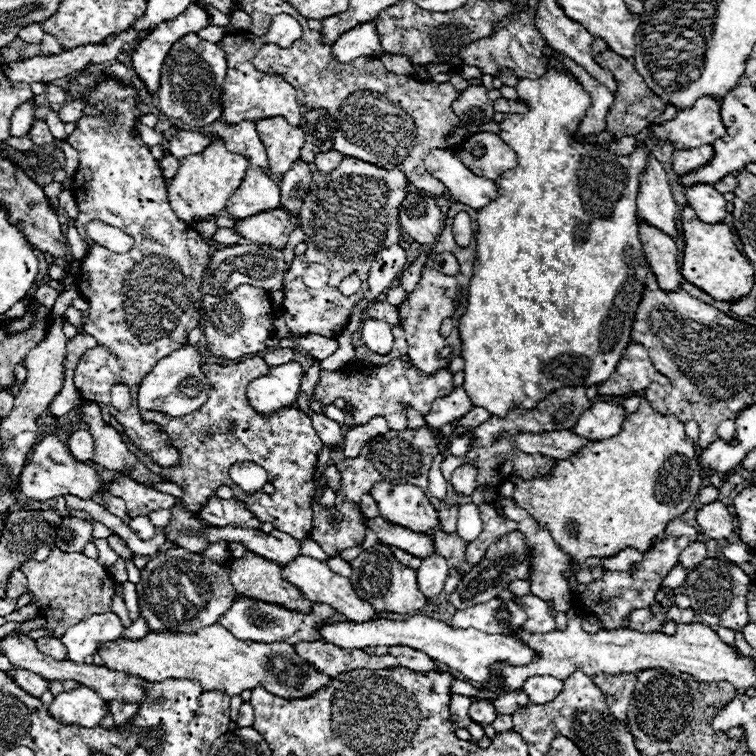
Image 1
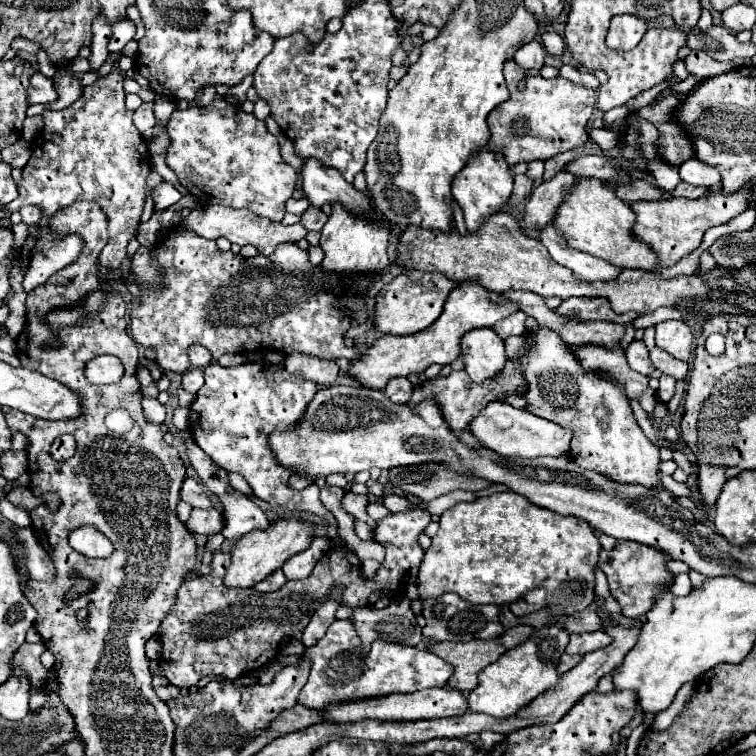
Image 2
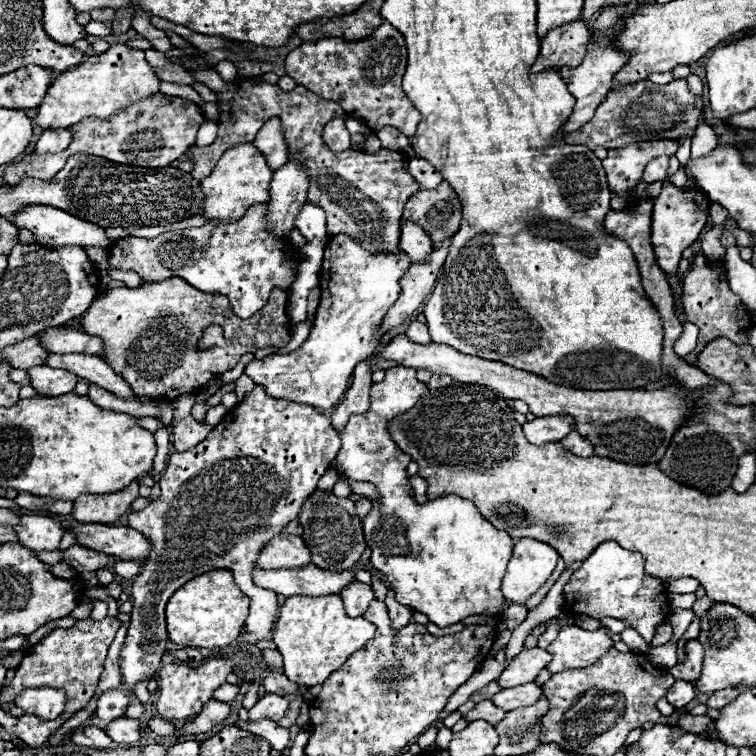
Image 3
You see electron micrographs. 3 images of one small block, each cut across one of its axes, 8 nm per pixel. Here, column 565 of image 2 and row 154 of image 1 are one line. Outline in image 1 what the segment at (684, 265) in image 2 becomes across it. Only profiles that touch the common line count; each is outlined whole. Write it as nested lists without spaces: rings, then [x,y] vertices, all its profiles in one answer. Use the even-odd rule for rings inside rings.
[[[212,140],[212,144],[202,152],[194,156],[186,156],[180,160],[180,168],[172,180],[168,180],[168,200],[170,206],[178,212],[178,218],[186,224],[192,224],[194,218],[206,218],[216,216],[220,210],[226,208],[228,198],[238,190],[242,184],[242,178],[248,170],[248,160],[240,154],[228,152],[222,142]]]

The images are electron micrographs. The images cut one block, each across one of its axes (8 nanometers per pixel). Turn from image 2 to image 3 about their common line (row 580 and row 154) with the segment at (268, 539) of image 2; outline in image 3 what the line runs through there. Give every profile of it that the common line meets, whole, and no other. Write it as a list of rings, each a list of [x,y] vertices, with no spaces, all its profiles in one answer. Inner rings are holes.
[[[240,144],[230,148],[216,164],[212,174],[200,182],[204,192],[204,208],[200,210],[200,216],[204,216],[208,222],[232,222],[242,218],[242,214],[254,206],[268,200],[268,188],[270,188],[272,172],[268,170],[264,158],[260,152],[256,152],[254,144]]]

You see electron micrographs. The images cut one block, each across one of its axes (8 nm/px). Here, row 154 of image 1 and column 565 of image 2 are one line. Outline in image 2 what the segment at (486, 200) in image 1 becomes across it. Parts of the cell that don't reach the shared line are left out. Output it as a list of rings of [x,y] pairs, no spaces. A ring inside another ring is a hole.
[[[492,402],[470,422],[470,432],[480,440],[482,446],[502,454],[502,456],[520,456],[520,458],[538,458],[538,456],[566,456],[570,452],[572,430],[538,418],[526,410],[518,410],[506,402]]]

